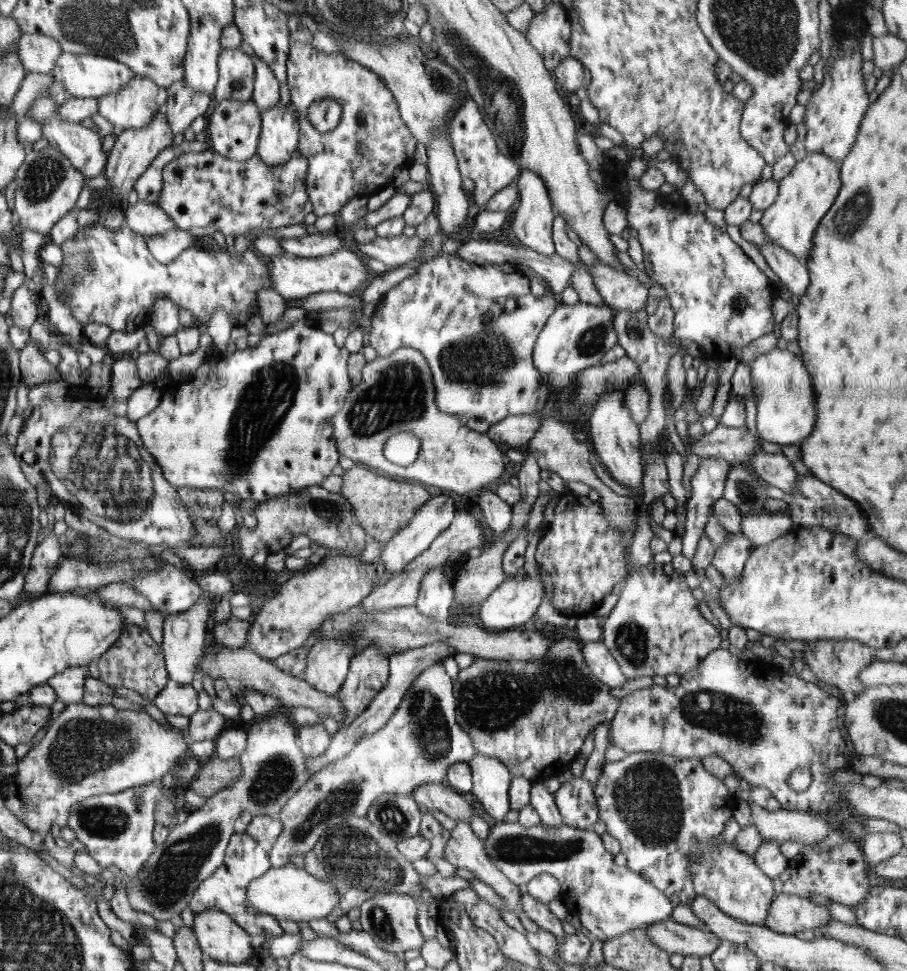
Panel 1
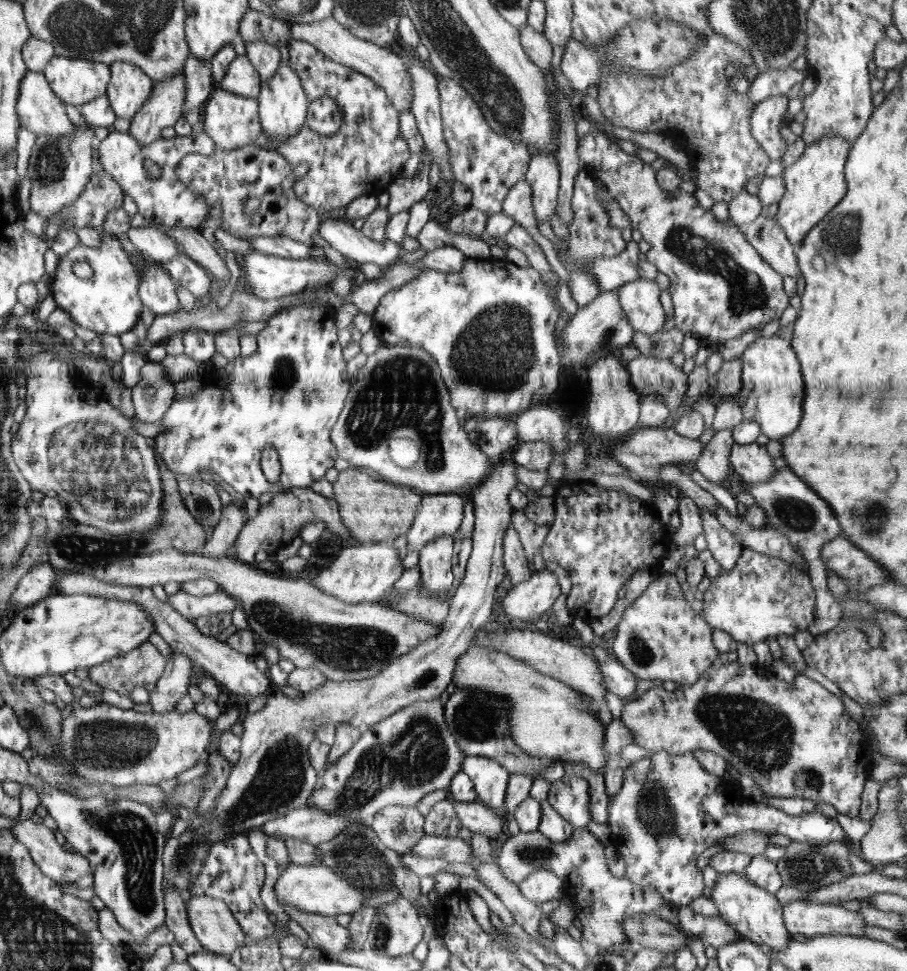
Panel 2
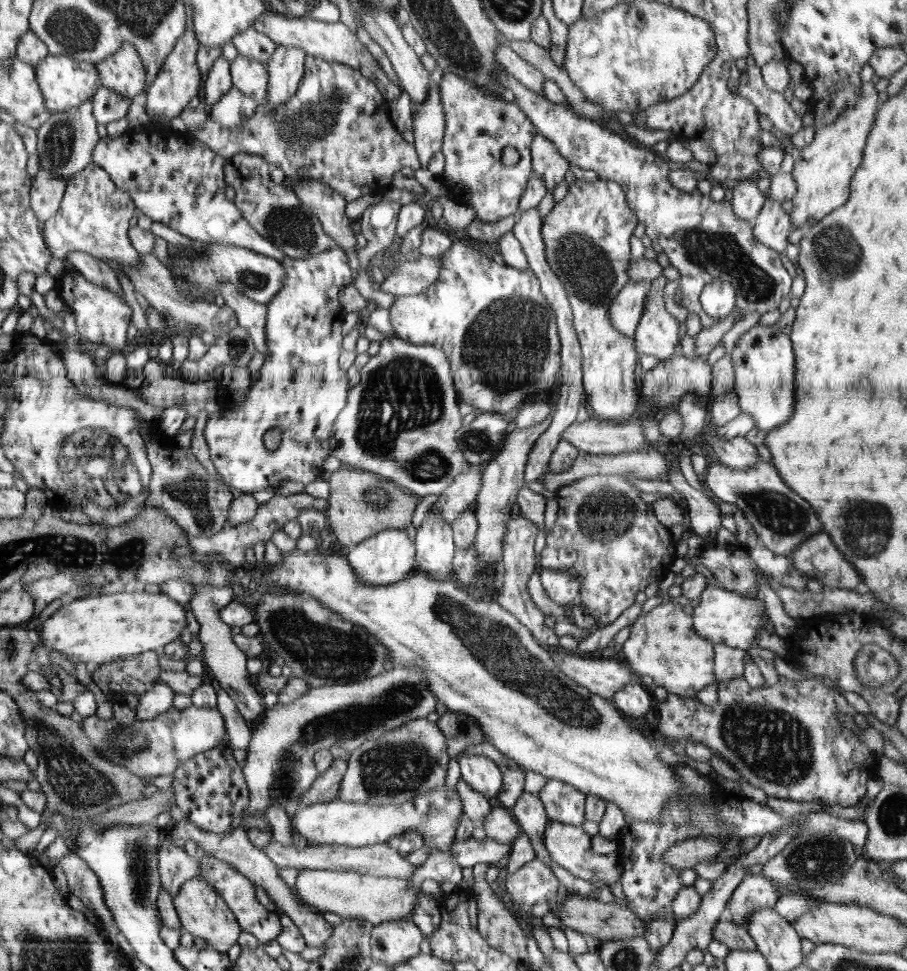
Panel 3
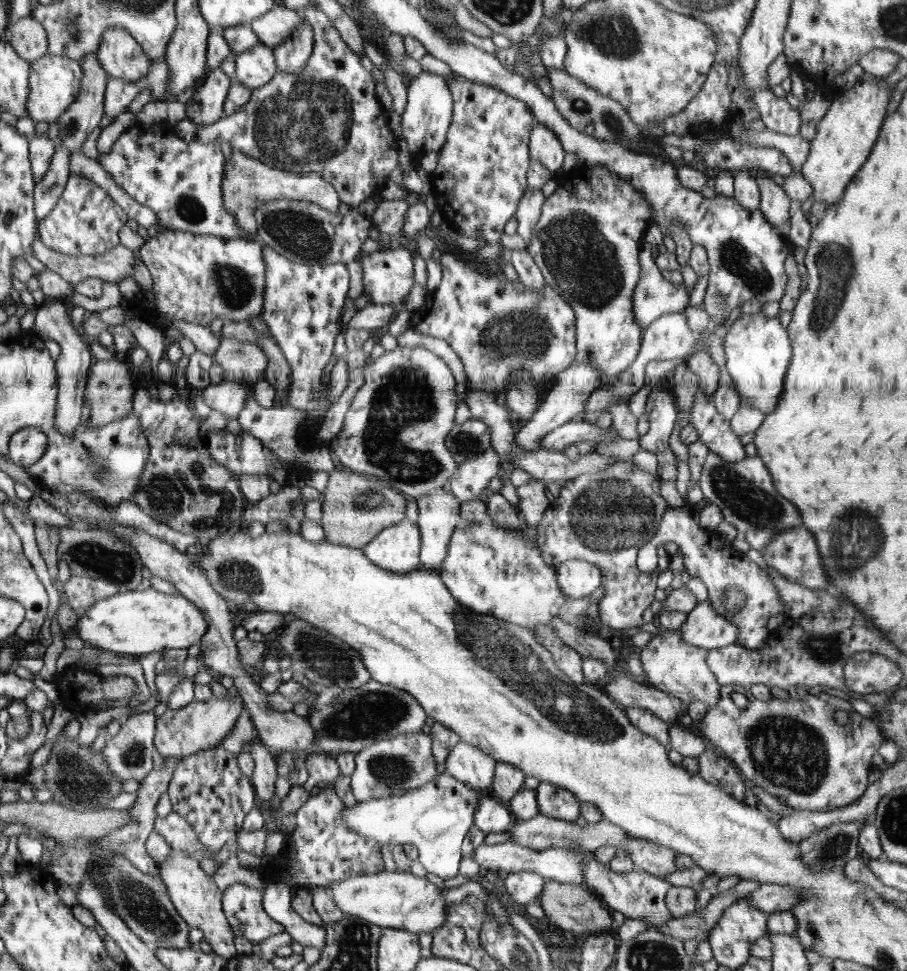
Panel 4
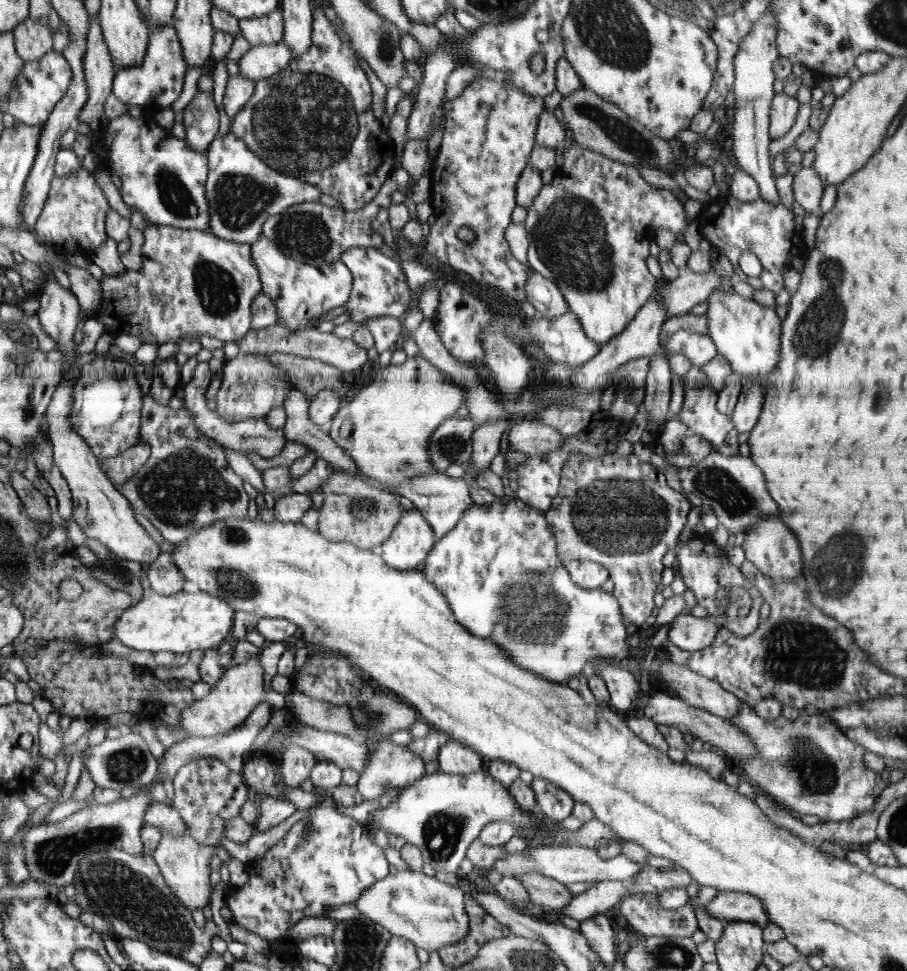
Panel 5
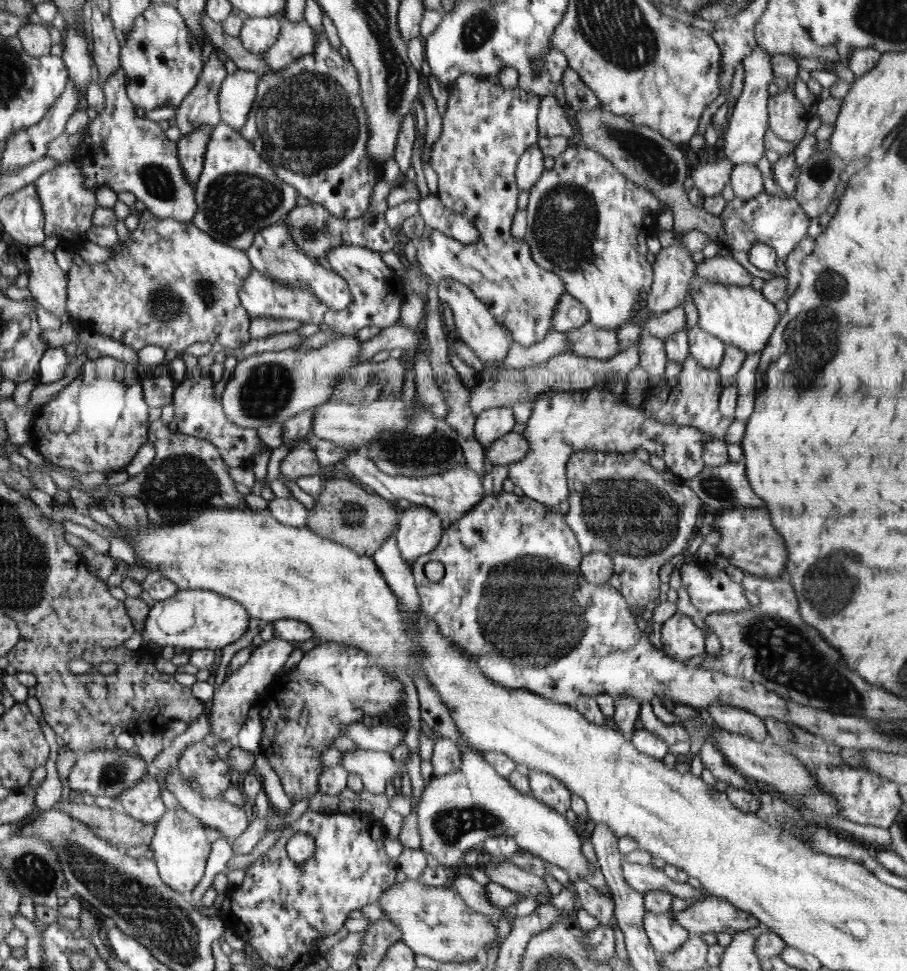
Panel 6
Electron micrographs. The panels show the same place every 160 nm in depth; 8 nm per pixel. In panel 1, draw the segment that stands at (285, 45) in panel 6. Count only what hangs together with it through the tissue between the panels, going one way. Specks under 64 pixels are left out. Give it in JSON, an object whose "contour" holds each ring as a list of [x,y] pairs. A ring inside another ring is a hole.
{"contour":[[[241,48],[221,49],[217,64],[220,81],[213,93],[213,103],[222,100],[250,101],[255,82],[253,58],[242,52]]]}

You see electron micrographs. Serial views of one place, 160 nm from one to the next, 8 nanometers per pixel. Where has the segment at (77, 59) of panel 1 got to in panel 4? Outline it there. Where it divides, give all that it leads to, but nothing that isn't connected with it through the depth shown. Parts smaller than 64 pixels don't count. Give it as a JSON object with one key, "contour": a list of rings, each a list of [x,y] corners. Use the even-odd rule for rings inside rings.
{"contour":[[[45,55],[32,64],[32,74],[29,75],[29,99],[26,104],[26,116],[34,123],[52,123],[65,115],[71,105],[77,101],[81,93],[81,81],[84,70],[81,61],[70,57]]]}

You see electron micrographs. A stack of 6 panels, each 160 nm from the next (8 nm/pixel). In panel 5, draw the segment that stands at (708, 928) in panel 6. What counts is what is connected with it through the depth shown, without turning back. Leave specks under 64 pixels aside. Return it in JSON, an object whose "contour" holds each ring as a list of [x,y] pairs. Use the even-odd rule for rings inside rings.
{"contour":[[[718,891],[716,897],[706,905],[706,910],[712,918],[723,923],[746,921],[764,928],[770,922],[761,900],[743,892]]]}

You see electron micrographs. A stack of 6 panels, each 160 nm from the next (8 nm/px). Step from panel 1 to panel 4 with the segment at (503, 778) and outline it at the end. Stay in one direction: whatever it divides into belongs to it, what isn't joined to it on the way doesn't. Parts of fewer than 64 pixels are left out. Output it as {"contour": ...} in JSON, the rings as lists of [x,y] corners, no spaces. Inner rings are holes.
{"contour":[[[460,740],[446,757],[446,770],[478,792],[490,792],[496,763],[482,749]]]}

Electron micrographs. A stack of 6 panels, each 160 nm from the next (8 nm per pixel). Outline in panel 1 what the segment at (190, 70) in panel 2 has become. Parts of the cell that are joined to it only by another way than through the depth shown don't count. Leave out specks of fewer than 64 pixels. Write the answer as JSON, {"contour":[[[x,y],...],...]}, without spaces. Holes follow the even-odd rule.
{"contour":[[[184,79],[170,87],[168,94],[164,112],[174,136],[183,134],[196,118],[206,116],[214,105],[213,96],[190,89]]]}

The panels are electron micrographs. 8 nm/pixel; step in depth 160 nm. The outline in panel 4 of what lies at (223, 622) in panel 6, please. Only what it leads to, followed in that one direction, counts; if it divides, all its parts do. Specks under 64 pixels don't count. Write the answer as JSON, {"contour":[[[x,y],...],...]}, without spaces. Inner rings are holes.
{"contour":[[[119,588],[119,593],[114,597],[98,600],[76,624],[78,636],[83,642],[89,642],[91,646],[103,648],[104,651],[118,652],[124,658],[130,654],[141,656],[170,648],[188,649],[194,642],[204,638],[209,626],[206,614],[189,598],[178,593],[168,595],[152,588],[126,592]]]}

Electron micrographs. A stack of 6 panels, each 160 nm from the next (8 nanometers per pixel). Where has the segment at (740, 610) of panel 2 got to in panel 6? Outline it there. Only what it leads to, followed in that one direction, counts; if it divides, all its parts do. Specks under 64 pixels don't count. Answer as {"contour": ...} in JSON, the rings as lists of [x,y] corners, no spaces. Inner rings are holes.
{"contour":[[[676,613],[662,624],[661,641],[665,653],[674,660],[685,661],[705,651],[705,636],[694,620]]]}

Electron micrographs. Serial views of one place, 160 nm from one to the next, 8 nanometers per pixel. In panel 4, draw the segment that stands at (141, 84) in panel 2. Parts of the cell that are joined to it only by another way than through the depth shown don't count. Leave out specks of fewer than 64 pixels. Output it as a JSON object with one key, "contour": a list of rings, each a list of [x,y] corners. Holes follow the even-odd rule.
{"contour":[[[109,28],[97,56],[106,73],[124,81],[138,81],[150,70],[150,60],[137,39],[124,28]]]}

